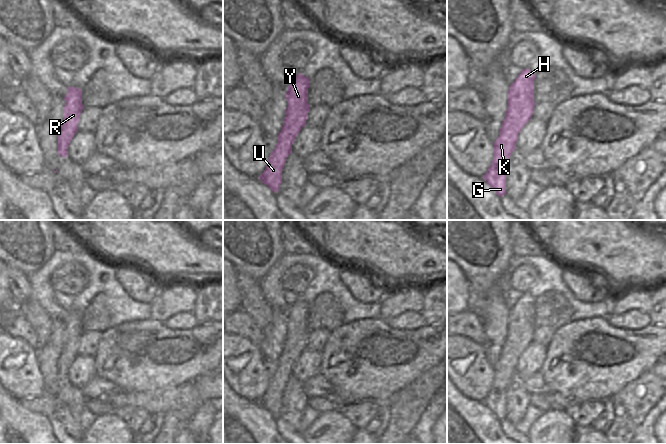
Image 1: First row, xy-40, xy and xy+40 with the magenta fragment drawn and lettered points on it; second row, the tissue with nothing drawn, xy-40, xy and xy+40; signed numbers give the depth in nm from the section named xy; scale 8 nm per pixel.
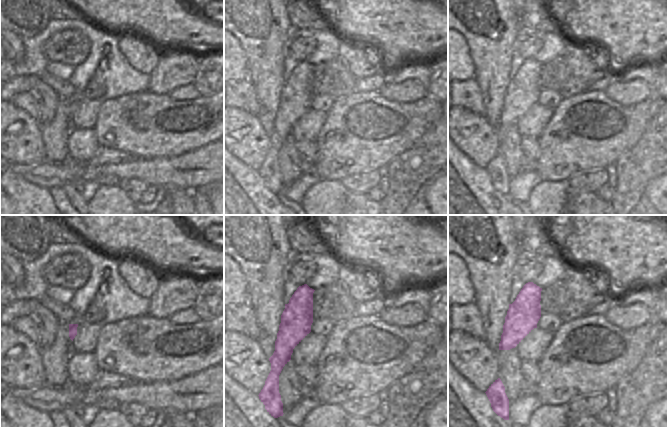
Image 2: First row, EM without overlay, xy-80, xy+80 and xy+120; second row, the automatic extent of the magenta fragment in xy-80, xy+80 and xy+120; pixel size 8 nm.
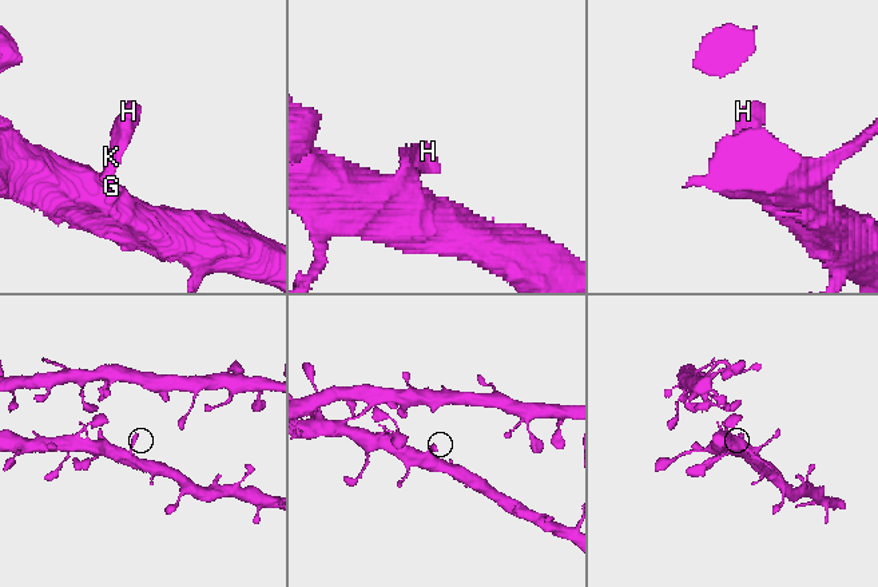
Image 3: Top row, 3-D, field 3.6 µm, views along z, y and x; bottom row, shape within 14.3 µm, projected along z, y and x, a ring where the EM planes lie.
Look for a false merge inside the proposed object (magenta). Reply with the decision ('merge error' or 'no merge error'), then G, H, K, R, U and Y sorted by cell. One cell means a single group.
no merge error; groups G H K R U Y

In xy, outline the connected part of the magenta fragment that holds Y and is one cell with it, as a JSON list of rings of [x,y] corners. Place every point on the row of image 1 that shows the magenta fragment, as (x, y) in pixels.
[[[299,73],[289,84],[286,92],[288,106],[282,130],[278,134],[276,148],[270,154],[264,172],[258,177],[272,191],[278,193],[282,182],[282,170],[286,158],[292,153],[292,144],[306,125],[310,106],[308,104],[308,88],[310,79]]]

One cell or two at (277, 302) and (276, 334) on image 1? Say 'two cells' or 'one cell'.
two cells

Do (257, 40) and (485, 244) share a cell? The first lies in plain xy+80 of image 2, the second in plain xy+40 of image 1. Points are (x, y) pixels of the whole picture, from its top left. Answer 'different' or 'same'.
same

